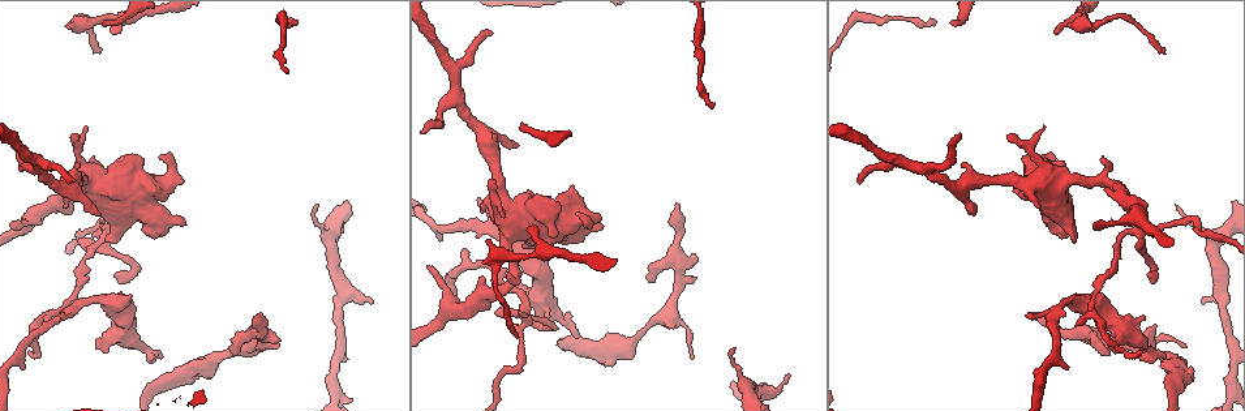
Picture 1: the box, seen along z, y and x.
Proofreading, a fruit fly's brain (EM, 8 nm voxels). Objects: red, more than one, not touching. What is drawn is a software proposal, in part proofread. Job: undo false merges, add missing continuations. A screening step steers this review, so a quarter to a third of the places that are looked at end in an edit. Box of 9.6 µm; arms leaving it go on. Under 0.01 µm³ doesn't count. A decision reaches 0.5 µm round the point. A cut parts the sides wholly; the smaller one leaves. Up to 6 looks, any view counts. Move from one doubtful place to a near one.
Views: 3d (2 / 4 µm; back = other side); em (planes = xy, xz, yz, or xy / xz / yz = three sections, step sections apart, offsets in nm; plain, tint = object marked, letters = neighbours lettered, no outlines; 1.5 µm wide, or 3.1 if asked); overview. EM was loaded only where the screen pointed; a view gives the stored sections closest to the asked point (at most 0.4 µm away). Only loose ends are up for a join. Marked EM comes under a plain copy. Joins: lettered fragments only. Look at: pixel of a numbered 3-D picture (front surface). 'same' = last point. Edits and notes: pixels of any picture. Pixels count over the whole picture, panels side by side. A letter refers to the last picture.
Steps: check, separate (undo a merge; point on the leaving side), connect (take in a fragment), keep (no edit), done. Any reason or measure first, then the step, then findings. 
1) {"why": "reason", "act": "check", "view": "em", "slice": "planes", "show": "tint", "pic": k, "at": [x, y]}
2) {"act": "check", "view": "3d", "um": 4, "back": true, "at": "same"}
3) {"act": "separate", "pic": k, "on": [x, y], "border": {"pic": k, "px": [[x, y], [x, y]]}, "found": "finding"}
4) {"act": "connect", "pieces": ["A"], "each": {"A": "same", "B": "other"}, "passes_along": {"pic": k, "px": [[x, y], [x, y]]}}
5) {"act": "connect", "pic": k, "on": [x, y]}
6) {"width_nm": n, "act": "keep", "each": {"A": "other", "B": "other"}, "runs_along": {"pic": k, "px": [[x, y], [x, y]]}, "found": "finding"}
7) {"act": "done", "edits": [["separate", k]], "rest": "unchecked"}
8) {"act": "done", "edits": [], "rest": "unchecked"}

{"why": "abrupt turn", "act": "check", "view": "3d", "um": 2, "pic": 1, "at": [552, 326]}

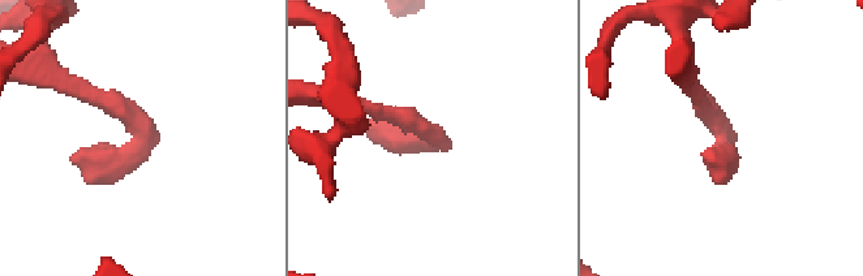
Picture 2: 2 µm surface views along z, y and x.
{"act": "check", "view": "em", "slice": "xy", "step": 4, "show": "tint", "pic": 2, "at": [143, 139]}

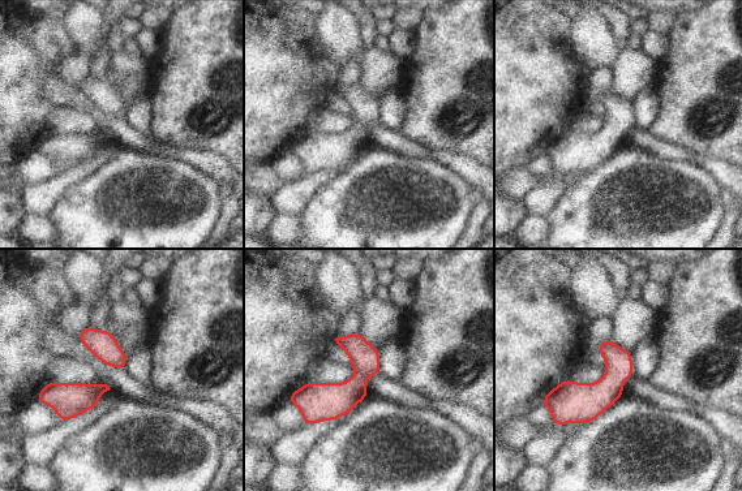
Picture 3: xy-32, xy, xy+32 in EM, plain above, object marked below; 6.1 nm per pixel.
{"why": "another direction", "act": "check", "view": "em", "slice": "planes", "show": "letters", "at": "same"}

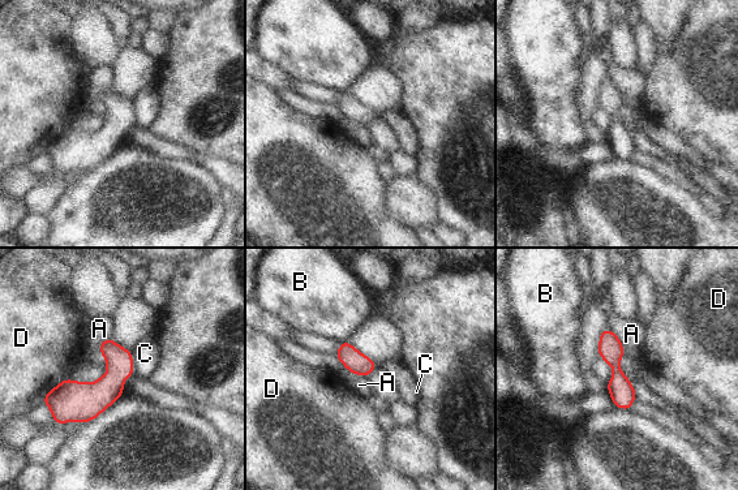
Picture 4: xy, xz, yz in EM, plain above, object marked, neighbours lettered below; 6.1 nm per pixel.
{"act": "keep", "each": {"A": "other", "B": "other", "C": "other", "D": "other"}, "border": {"pic": 4, "px": [[129, 351], [133, 374]]}, "found": "continuous, no second neuron"}

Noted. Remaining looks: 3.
{"why": "thin end", "act": "check", "view": "3d", "um": 4, "pic": 1, "at": [518, 335]}

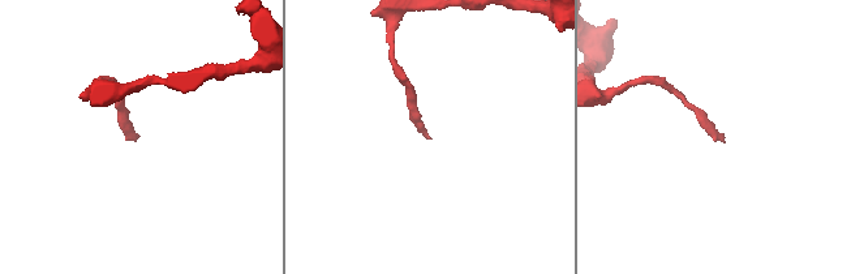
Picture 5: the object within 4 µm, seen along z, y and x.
{"act": "check", "view": "em", "slice": "xy", "step": 4, "show": "letters", "pic": 5, "at": [137, 137]}

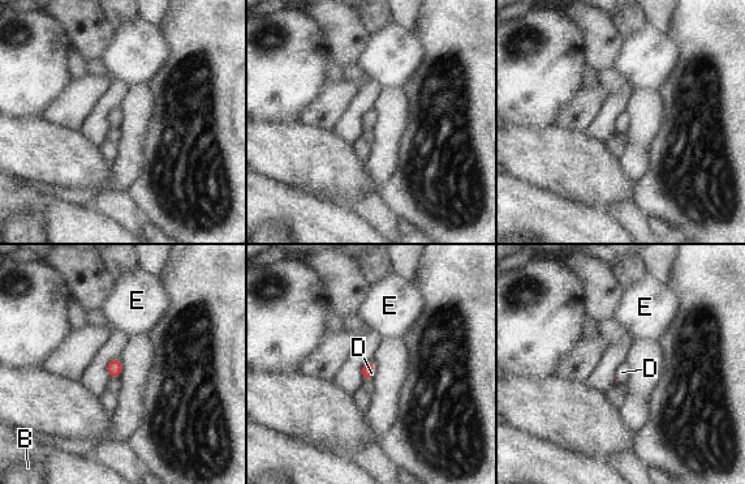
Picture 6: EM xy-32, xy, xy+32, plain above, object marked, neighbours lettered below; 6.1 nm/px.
{"act": "check", "view": "em", "slice": "planes", "show": "letters", "at": "same"}

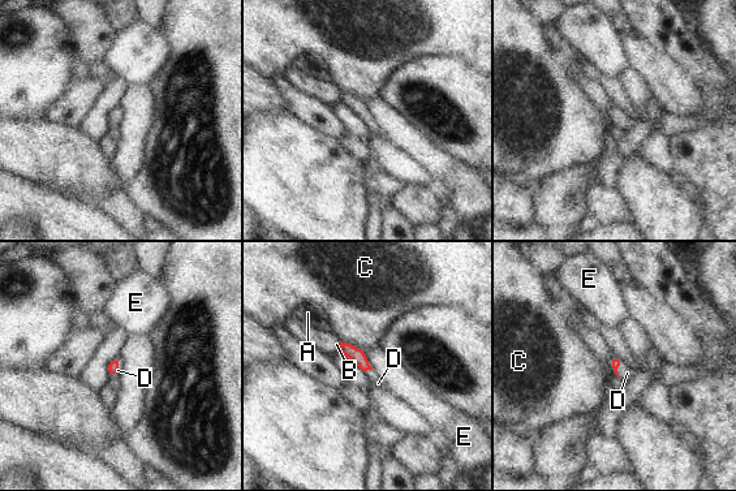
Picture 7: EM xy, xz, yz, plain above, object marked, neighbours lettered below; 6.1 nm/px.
{"longest_contact_nm": ["C", 170], "act": "connect", "pieces": ["D"], "each": {"A": "other", "B": "other", "C": "other", "D": "same", "E": "other"}, "passes_along": {"pic": 7, "px": [[616, 362], [618, 367], [627, 373]]}, "found": "it goes on there"}

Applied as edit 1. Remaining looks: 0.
{"act": "done", "edits": [["connect", 7]], "rest": "unchecked"}

